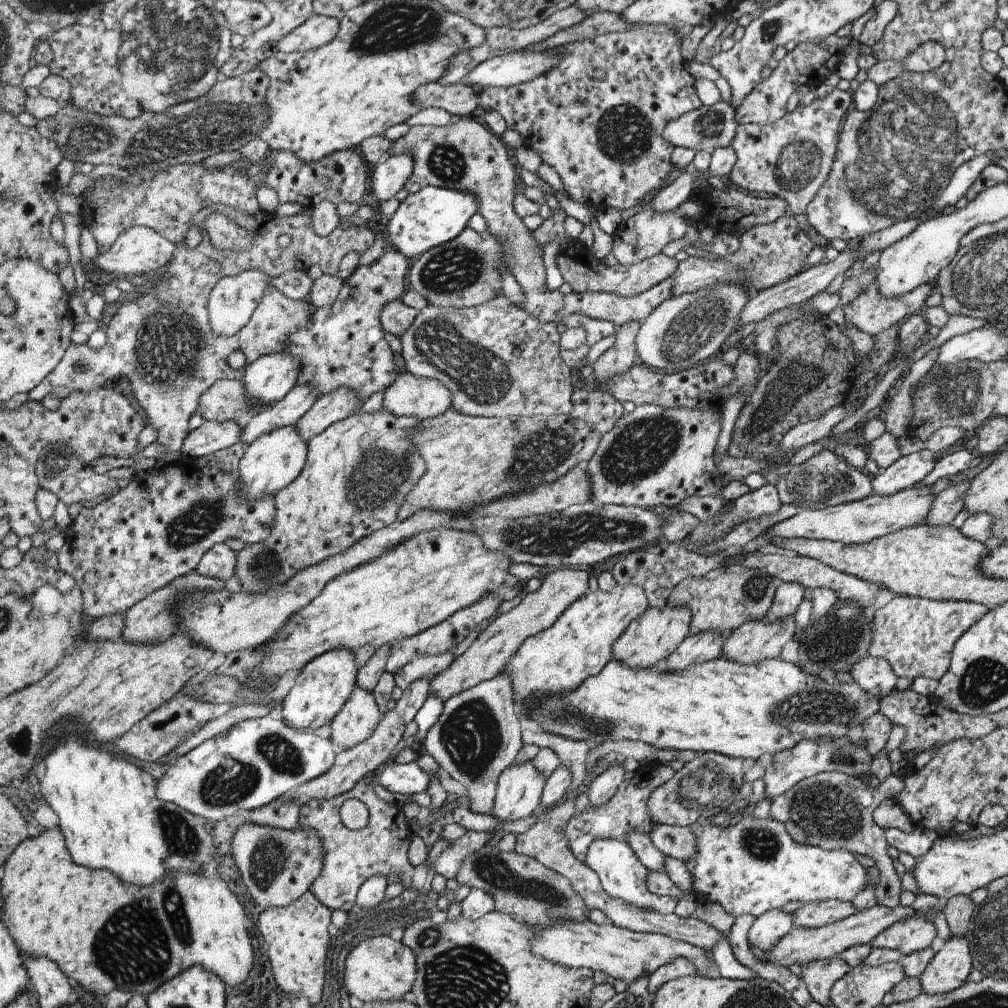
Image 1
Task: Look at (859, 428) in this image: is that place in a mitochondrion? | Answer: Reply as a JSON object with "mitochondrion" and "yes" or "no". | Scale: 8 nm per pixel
{"mitochondrion":"no"}

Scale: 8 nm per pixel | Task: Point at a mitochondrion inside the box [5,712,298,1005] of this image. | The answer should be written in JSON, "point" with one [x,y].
{"point":[132,948]}

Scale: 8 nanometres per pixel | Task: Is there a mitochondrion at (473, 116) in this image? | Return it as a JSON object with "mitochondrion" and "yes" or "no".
{"mitochondrion":"no"}

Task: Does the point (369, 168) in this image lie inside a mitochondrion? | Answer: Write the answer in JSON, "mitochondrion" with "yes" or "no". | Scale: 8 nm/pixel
{"mitochondrion":"no"}

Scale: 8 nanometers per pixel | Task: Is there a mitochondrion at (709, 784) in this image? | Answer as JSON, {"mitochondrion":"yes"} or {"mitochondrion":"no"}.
{"mitochondrion":"yes"}

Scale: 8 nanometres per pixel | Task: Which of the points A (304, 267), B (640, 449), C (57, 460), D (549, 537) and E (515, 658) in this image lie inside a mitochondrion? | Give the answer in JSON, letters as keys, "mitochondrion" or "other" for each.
{"A":"other","B":"mitochondrion","C":"mitochondrion","D":"mitochondrion","E":"other"}

